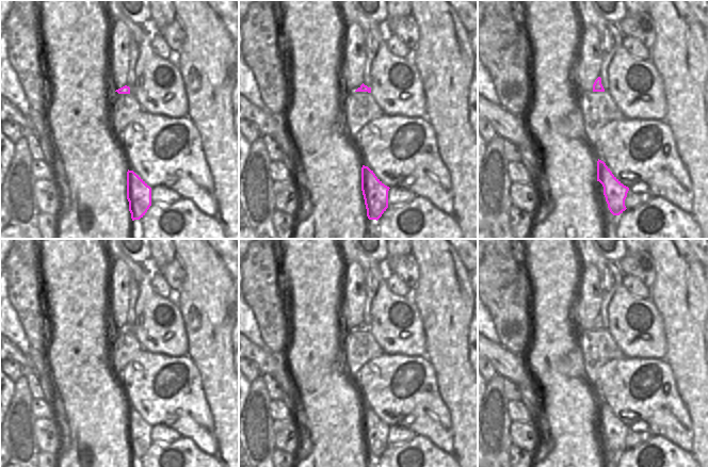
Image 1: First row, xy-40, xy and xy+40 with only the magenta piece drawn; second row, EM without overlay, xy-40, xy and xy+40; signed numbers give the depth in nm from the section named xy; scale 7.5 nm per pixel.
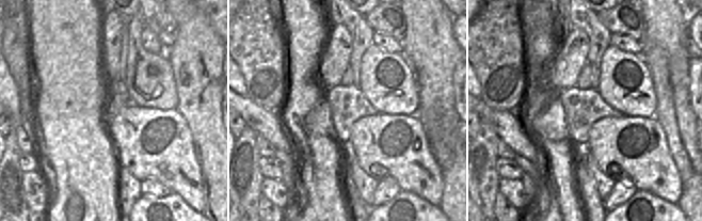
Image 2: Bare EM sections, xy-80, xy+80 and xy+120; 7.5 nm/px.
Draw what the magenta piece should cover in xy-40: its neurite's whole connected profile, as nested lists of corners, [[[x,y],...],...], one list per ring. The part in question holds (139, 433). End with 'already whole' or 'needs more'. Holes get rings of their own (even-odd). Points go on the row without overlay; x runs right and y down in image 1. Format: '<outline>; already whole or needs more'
[[[129,408],[127,410],[127,438],[132,460],[143,456],[151,445],[151,426]]]; already whole

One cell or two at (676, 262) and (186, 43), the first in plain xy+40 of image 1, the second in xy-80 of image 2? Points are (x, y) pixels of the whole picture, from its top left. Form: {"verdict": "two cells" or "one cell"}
{"verdict": "one cell"}

